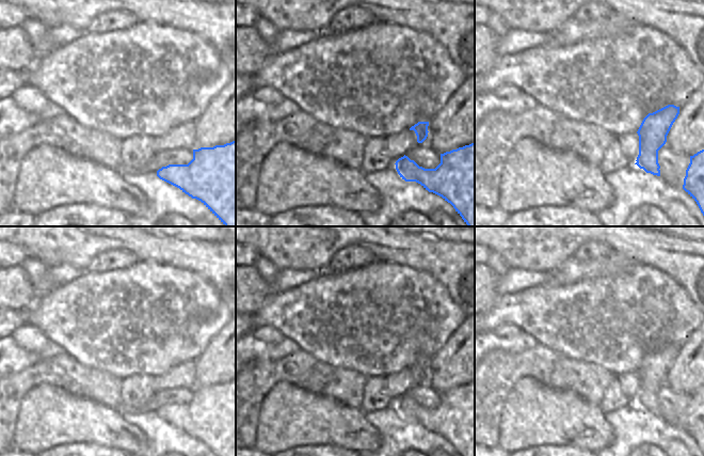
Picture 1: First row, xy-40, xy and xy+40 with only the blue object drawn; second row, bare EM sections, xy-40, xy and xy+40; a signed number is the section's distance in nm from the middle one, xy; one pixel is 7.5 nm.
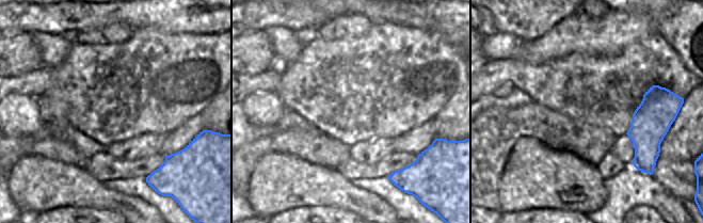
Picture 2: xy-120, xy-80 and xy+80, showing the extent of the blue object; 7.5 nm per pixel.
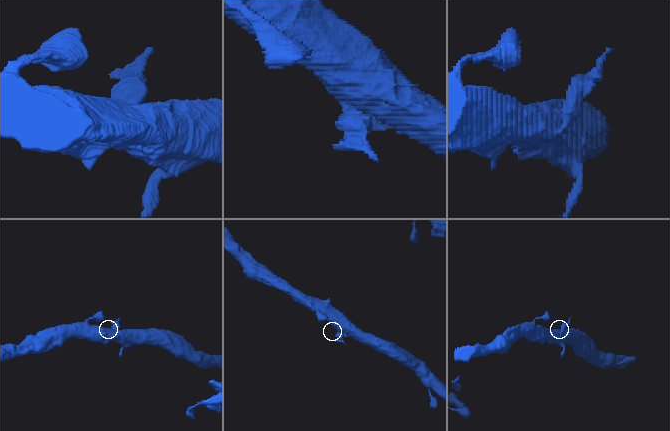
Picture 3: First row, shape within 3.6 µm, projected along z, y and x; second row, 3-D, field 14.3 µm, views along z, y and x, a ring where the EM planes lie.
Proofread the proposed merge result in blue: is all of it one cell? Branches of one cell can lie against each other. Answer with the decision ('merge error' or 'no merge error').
merge error

